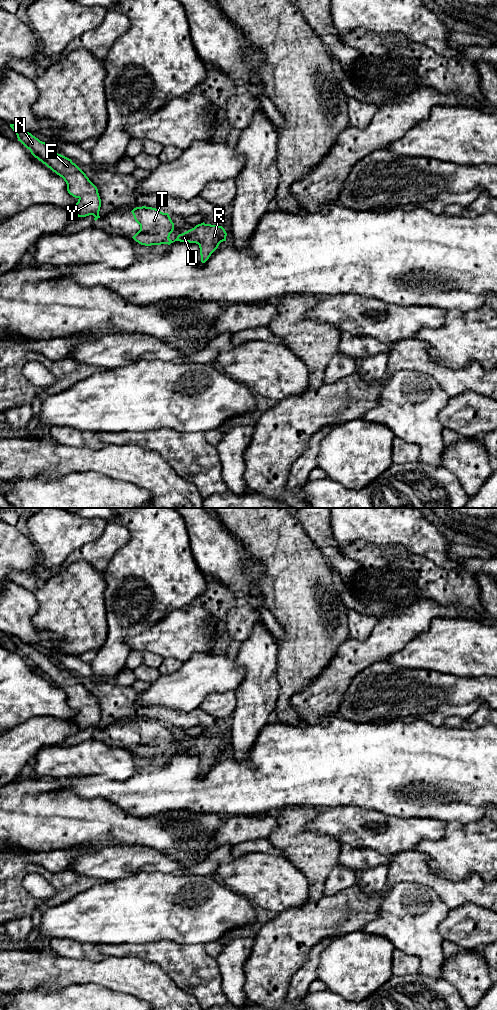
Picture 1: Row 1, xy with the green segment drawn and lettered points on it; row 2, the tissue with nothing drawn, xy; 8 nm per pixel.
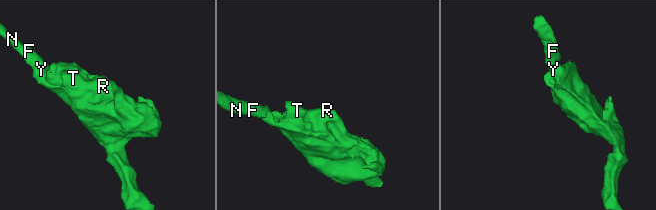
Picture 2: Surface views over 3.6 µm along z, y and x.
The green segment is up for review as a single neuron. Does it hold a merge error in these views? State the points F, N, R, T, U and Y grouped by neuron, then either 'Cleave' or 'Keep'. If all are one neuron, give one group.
Groups: F N R T U Y. Keep

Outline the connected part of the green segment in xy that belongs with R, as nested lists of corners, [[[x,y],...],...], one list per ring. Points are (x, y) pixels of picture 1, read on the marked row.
[[[146,206],[136,207],[131,212],[140,225],[140,230],[132,238],[141,245],[170,245],[175,241],[196,243],[200,248],[201,262],[205,263],[219,244],[226,241],[227,233],[222,226],[204,222],[179,234],[172,241],[169,237],[174,230],[174,223],[168,213]]]

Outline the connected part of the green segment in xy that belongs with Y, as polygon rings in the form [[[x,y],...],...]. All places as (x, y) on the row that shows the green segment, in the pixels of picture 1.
[[[10,124],[10,127],[16,133],[18,141],[35,158],[64,179],[68,193],[78,199],[74,207],[77,217],[93,215],[95,221],[100,218],[101,199],[98,189],[86,174],[71,159],[53,151],[48,144],[31,133],[23,131],[15,124]]]

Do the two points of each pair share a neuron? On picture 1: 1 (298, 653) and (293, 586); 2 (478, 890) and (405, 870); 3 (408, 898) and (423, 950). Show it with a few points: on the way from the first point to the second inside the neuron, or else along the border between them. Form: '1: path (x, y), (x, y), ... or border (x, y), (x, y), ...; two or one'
1: path (298, 636), (298, 603); one
2: path (460, 890), (448, 890), (423, 874); one
3: path (408, 911), (411, 926), (420, 937); one

